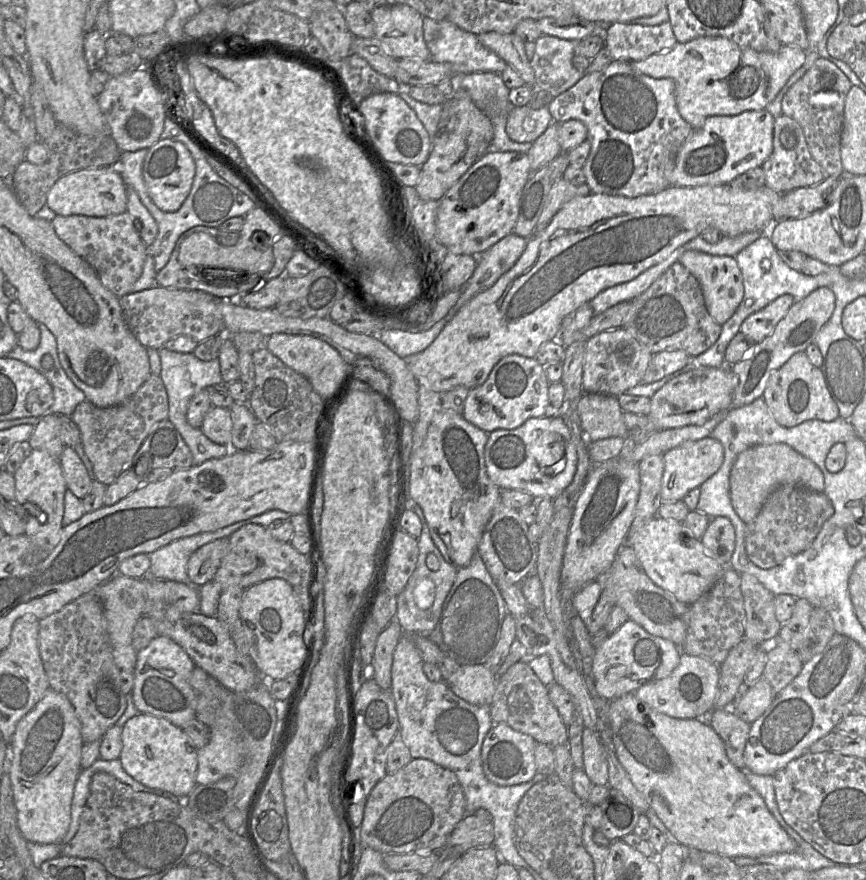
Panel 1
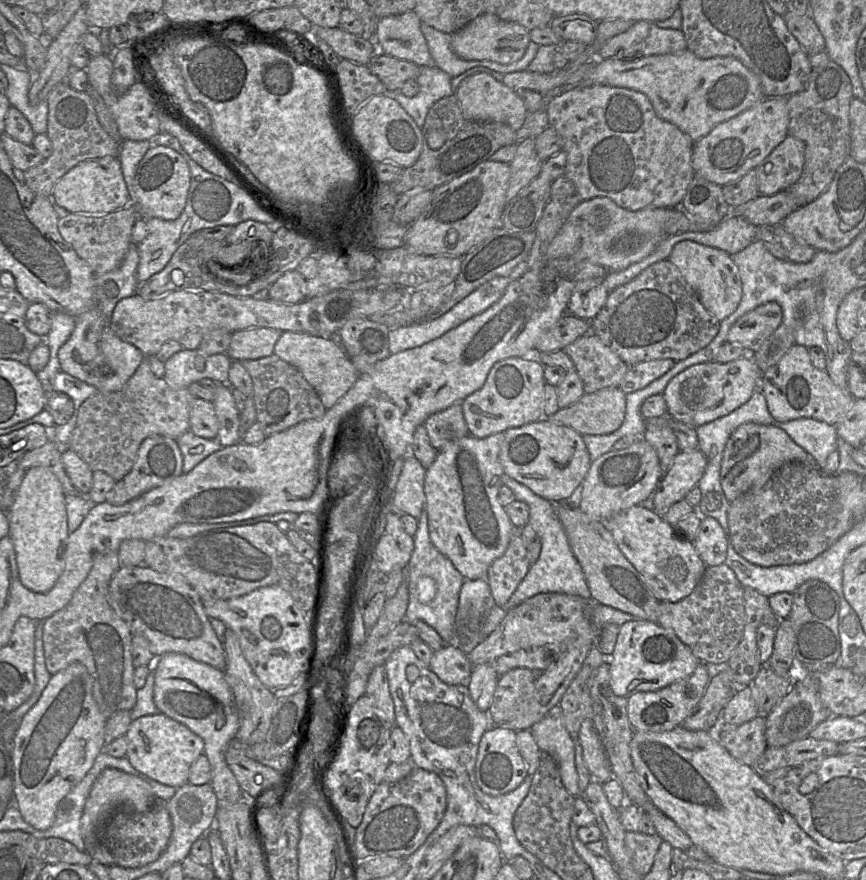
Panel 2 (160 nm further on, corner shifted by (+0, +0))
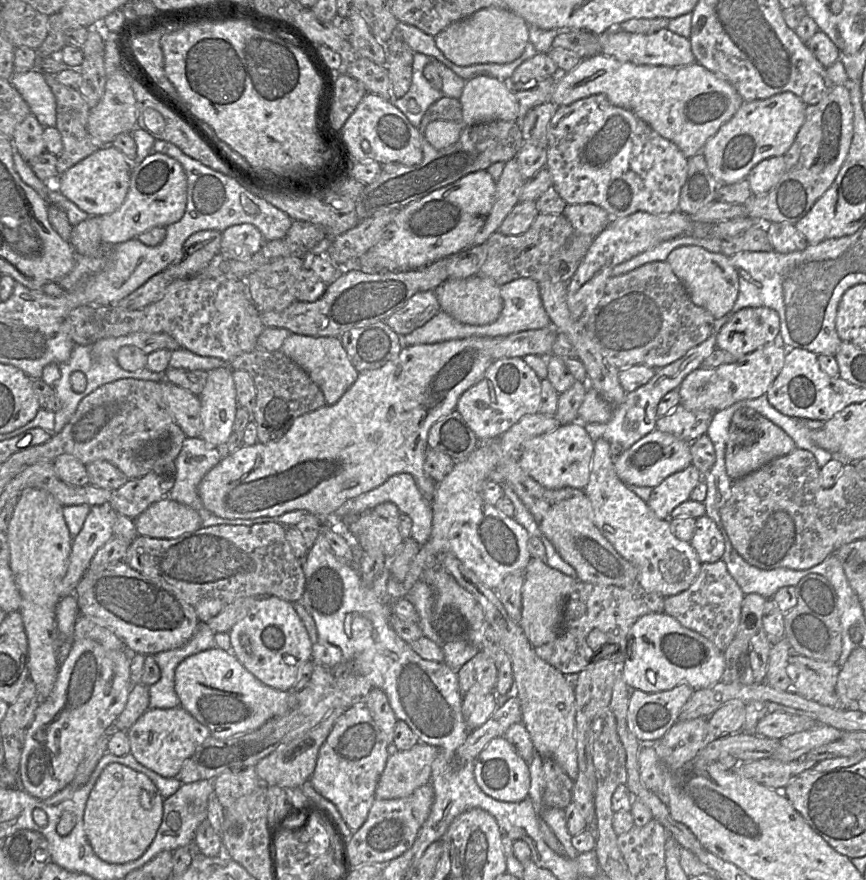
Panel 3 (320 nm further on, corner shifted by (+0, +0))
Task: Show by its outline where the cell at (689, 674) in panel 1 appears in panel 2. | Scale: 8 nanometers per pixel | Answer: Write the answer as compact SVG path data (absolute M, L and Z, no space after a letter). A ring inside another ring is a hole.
M700 662L687 678L657 691L633 693L627 698L627 715L631 727L639 732L664 732L681 725L702 698L709 680L706 663Z

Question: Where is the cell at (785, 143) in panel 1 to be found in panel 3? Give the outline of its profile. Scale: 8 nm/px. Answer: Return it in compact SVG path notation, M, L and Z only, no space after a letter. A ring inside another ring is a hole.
M773 156L757 163L745 177L753 195L768 192L778 182L785 170L783 156Z

